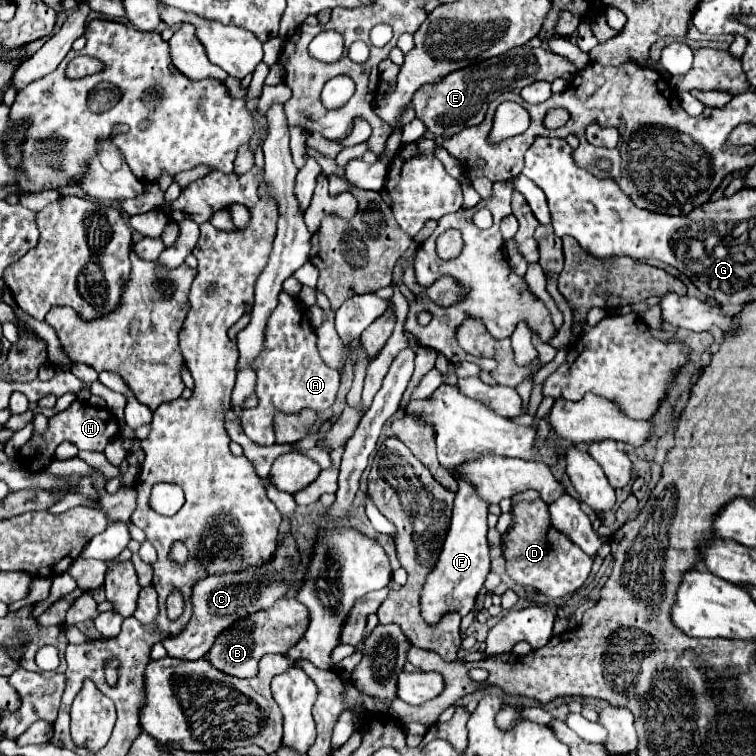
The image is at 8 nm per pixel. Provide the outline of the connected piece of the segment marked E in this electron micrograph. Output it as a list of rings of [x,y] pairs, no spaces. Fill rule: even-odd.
[[[524,44],[520,48],[510,50],[508,54],[494,56],[486,62],[468,66],[464,70],[456,70],[444,76],[438,84],[422,86],[412,100],[412,106],[416,110],[416,116],[426,124],[428,132],[432,132],[436,138],[448,138],[466,126],[480,124],[486,116],[490,102],[502,96],[504,92],[520,90],[538,80],[544,82],[554,82],[556,78],[570,80],[574,78],[574,74],[578,74],[578,68],[568,58],[552,54],[544,46],[532,48],[530,44]]]

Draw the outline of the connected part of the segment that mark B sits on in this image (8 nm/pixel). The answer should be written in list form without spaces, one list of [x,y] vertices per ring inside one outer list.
[[[282,598],[276,602],[270,610],[258,610],[258,614],[250,614],[250,618],[242,618],[230,626],[230,630],[224,630],[218,636],[218,642],[208,650],[204,656],[224,674],[236,676],[236,678],[254,678],[258,674],[258,662],[266,654],[278,654],[290,650],[298,638],[306,632],[308,626],[308,610],[302,606],[296,598]]]

